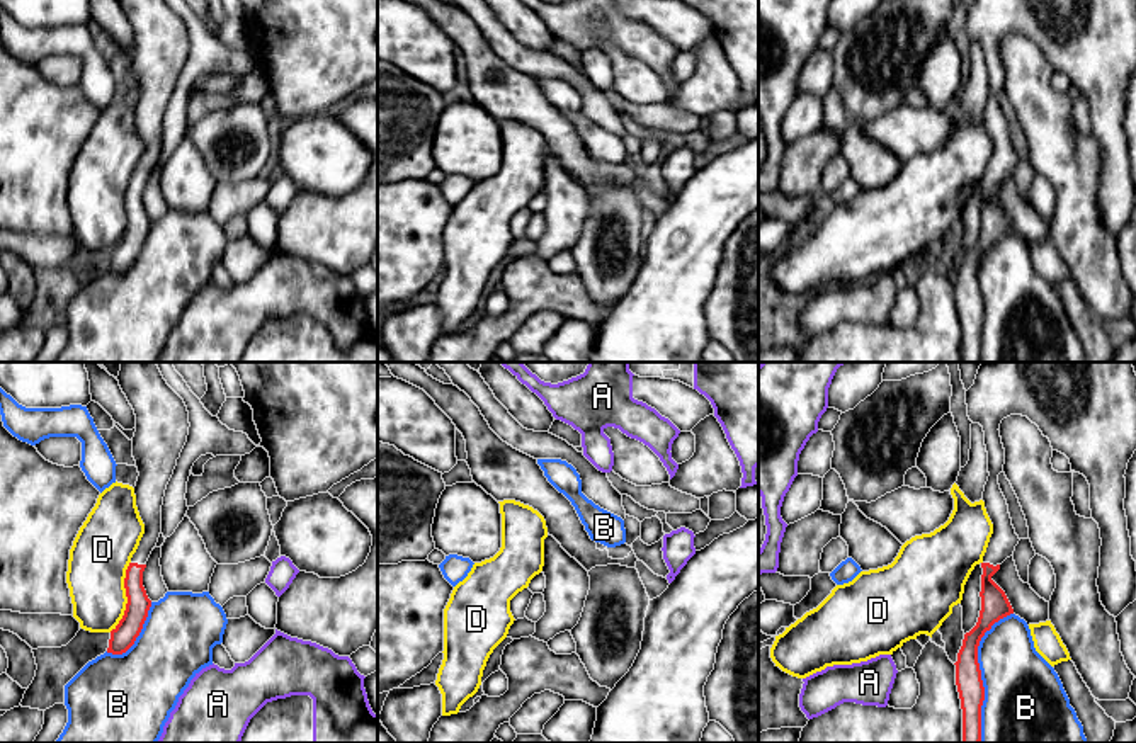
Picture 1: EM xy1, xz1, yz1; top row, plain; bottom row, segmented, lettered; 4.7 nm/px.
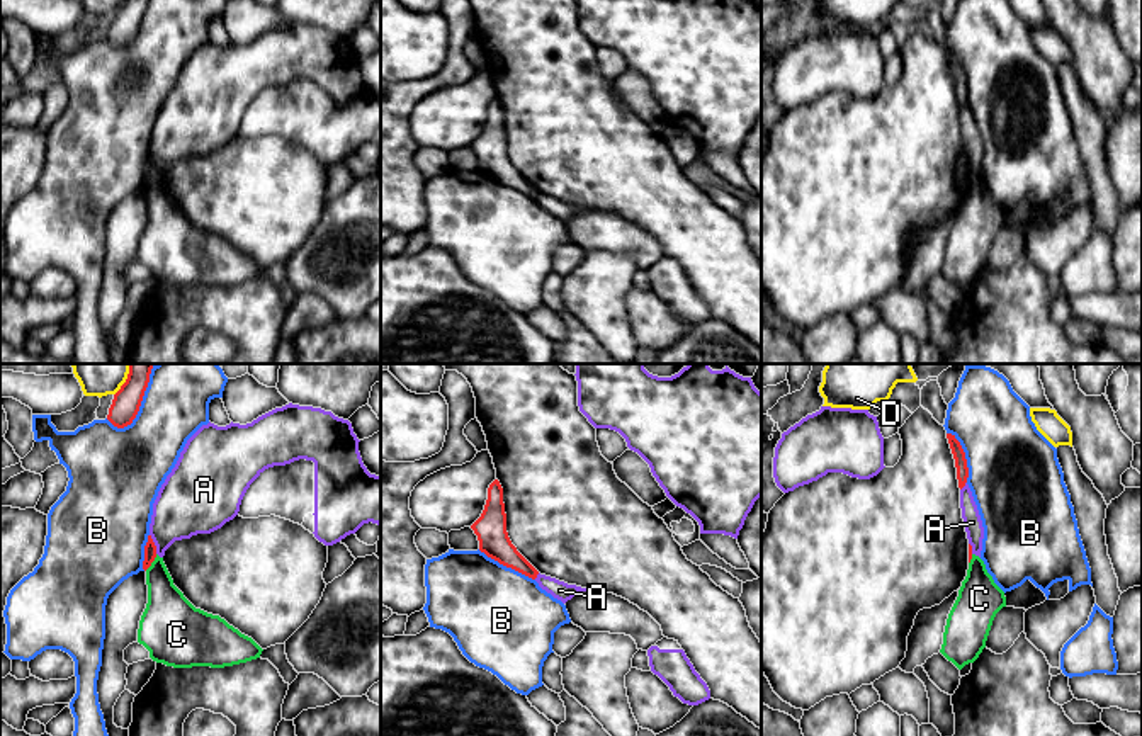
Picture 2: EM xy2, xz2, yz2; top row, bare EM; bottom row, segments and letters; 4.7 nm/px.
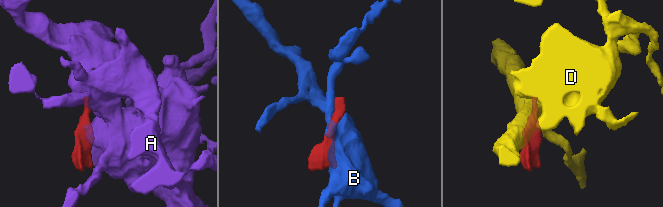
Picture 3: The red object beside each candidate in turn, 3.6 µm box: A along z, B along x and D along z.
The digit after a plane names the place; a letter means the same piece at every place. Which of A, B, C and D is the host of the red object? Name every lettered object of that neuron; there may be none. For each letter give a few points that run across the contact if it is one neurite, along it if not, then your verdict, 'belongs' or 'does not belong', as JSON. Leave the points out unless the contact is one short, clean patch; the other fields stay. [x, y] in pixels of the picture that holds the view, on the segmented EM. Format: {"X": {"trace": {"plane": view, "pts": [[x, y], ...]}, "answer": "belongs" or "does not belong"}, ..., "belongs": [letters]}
{"A": {"trace": {"plane": "xy2", "pts": [[150, 534], [157, 553]]}, "answer": "does not belong"}, "B": {"answer": "does not belong"}, "C": {"trace": {"plane": "xy2", "pts": [[157, 554], [145, 570]]}, "answer": "does not belong"}, "D": {"trace": {"plane": "xy1", "pts": [[130, 561], [124, 572], [126, 609], [109, 631]]}, "answer": "does not belong"}, "belongs": []}

